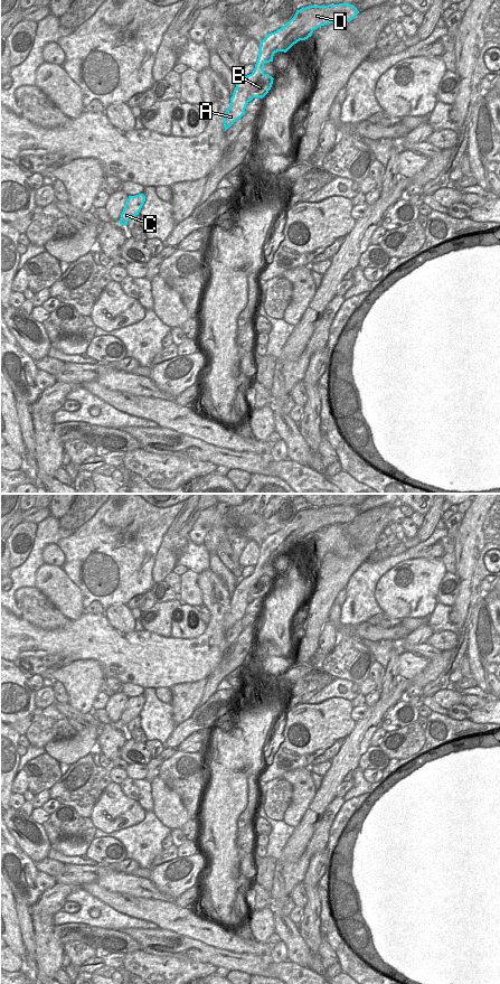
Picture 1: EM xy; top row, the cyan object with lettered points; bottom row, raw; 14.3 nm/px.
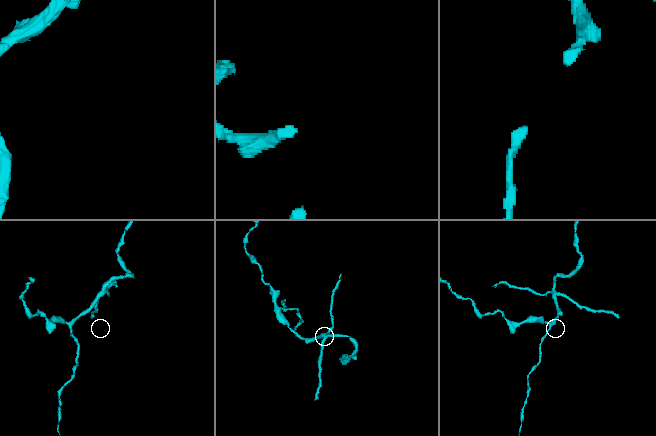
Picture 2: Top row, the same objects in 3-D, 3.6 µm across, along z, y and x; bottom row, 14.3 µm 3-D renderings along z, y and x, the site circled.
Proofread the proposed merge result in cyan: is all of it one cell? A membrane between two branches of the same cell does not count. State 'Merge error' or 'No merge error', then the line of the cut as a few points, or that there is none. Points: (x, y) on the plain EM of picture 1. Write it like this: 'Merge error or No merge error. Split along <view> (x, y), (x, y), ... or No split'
Merge error. Split along xy (263, 574), (255, 584), (254, 598)

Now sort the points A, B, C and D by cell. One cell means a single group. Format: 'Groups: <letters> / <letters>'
Groups: A C D / B

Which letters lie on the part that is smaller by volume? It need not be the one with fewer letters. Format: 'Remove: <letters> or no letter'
Remove: B

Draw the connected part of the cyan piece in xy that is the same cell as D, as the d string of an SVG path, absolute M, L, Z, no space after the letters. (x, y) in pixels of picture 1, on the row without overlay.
M349 505L309 507L296 512L284 528L268 535L260 544L260 556L253 574L240 578L236 585L229 610L224 616L225 632L246 615L246 607L256 599L253 593L258 579L264 575L264 565L273 563L275 554L286 554L298 543L311 538L319 528L336 523L351 523L358 515L357 509Z

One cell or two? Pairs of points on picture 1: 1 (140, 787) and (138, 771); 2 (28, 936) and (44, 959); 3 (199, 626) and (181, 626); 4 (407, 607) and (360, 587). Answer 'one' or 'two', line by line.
1: two
2: two
3: one
4: two

